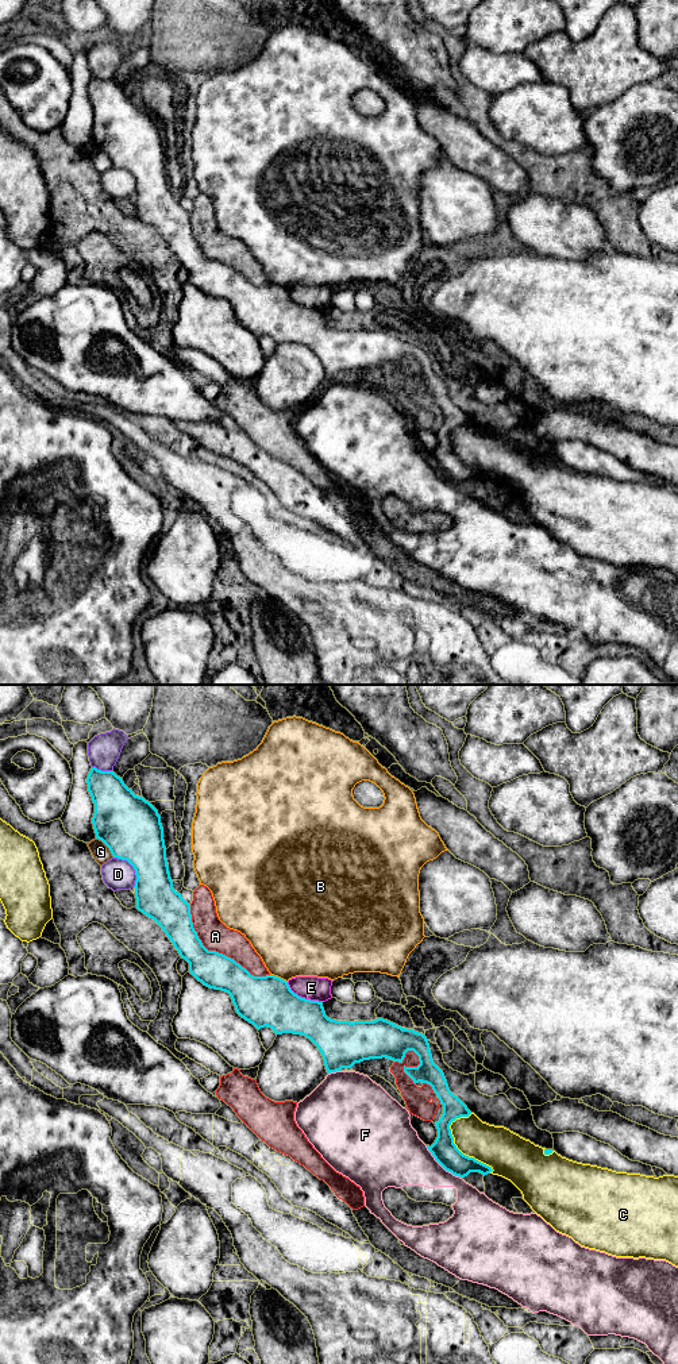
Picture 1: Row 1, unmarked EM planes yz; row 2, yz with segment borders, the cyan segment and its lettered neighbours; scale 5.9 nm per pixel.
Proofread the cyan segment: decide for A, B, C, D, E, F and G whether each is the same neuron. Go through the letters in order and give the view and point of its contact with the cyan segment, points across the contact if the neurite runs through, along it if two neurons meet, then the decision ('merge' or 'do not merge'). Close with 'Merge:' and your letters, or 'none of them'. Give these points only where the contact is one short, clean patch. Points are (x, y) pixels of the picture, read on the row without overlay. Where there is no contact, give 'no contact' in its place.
A: meets cyan in yz at (215, 259); do not merge
B: meets cyan in yz at (278, 286); do not merge
C: meets cyan in yz at (459, 459); do not merge
D: meets cyan in yz at (133, 174); do not merge
E: meets cyan in yz at (303, 307); do not merge
F: meets cyan in yz at (442, 474); do not merge
G: meets cyan in yz at (107, 154); do not merge
Merge: none of them

